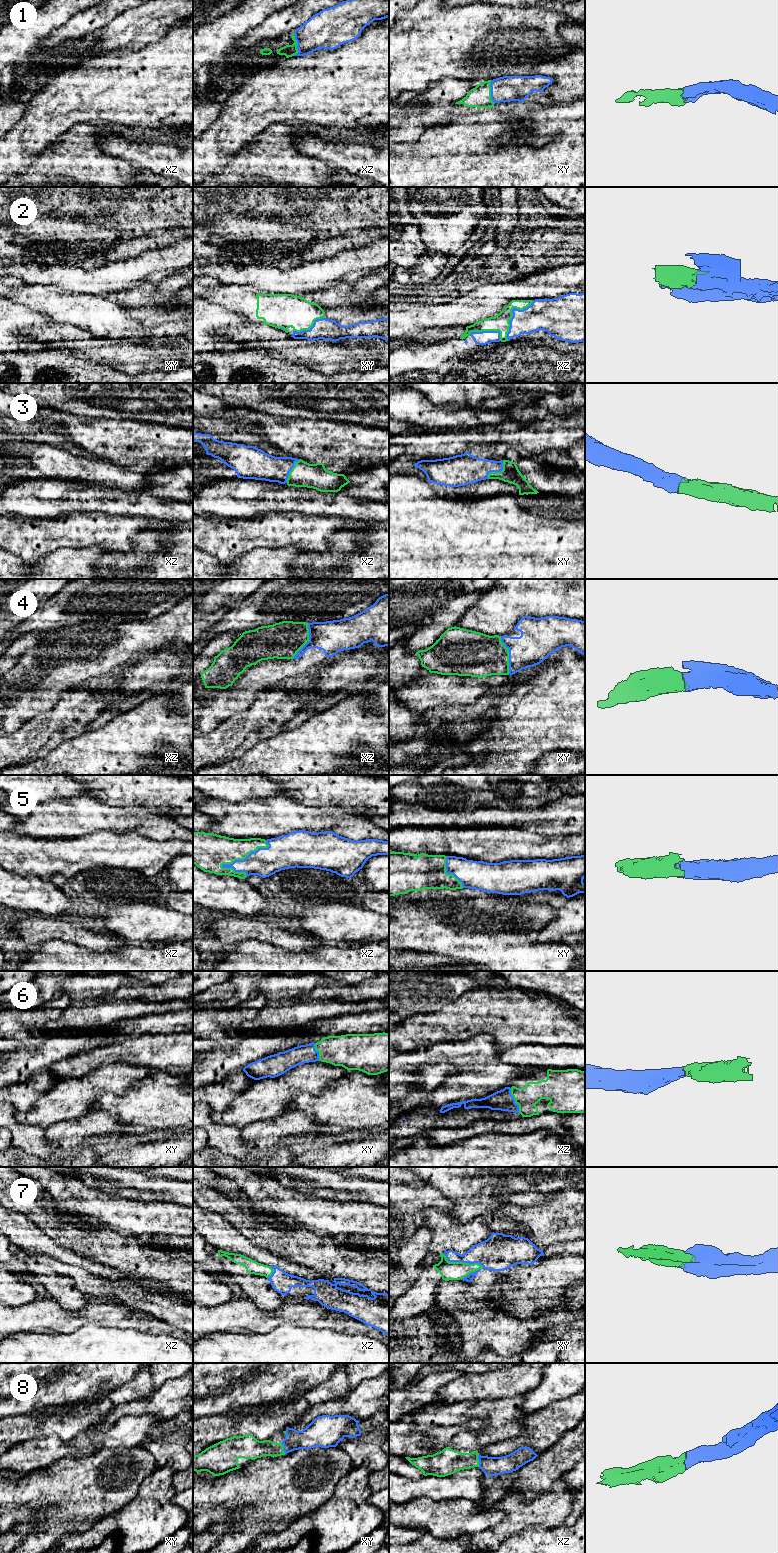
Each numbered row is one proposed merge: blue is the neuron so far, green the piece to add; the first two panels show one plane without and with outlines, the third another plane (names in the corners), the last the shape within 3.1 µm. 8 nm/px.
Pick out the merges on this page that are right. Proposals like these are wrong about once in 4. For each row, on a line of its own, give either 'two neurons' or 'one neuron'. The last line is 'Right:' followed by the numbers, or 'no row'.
1: one neuron
2: one neuron
3: one neuron
4: one neuron
5: one neuron
6: one neuron
7: one neuron
8: one neuron
Right: 1, 2, 3, 4, 5, 6, 7, 8

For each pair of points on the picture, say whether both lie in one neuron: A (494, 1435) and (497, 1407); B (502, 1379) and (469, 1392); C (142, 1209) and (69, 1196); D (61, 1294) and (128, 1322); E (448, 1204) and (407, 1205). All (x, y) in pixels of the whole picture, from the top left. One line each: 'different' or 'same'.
A: same
B: same
C: same
D: different
E: same

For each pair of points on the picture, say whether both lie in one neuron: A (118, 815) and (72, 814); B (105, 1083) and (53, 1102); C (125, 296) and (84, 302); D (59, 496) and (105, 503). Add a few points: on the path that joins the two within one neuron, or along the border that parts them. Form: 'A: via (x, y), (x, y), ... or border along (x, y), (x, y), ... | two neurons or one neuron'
A: via (107, 815), (83, 815) | one neuron
B: via (92, 1086), (83, 1093), (66, 1100) | one neuron
C: border along (108, 298), (122, 305) | two neurons
D: via (70, 497), (94, 499) | one neuron

